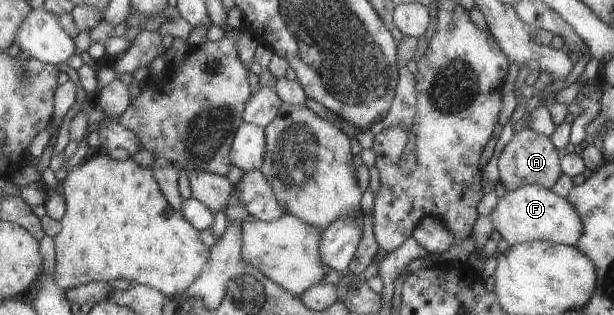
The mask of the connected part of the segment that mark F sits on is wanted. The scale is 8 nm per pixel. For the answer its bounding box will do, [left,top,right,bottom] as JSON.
[489,184,583,246]

